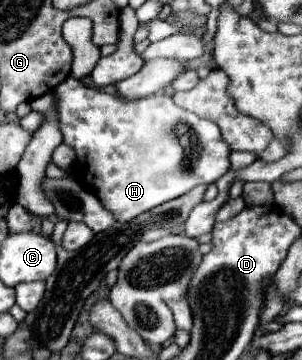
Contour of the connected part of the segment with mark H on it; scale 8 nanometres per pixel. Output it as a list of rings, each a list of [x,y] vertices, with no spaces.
[[[67,77],[57,89],[59,95],[59,129],[63,143],[73,147],[77,155],[79,179],[89,185],[99,201],[117,217],[117,221],[131,221],[133,217],[181,197],[199,183],[215,183],[229,169],[229,149],[213,121],[201,119],[195,113],[175,105],[171,95],[157,93],[143,99],[123,99],[85,87],[75,77]]]

